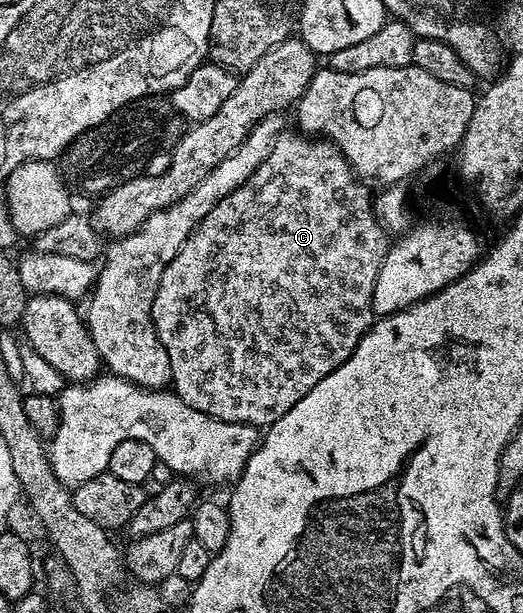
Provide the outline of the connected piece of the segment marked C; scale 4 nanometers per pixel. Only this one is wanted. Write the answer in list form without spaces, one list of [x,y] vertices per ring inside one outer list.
[[[282,133],[259,169],[255,169],[255,173],[251,173],[243,185],[239,185],[213,206],[207,217],[197,222],[197,228],[189,234],[179,253],[175,253],[173,260],[163,269],[153,302],[153,324],[171,361],[171,387],[175,394],[187,405],[191,405],[191,409],[199,409],[199,413],[207,413],[228,423],[246,423],[258,429],[268,428],[269,424],[279,421],[279,417],[303,401],[303,397],[307,397],[307,393],[311,393],[311,389],[315,389],[323,377],[339,369],[339,365],[346,363],[351,353],[355,353],[359,341],[375,322],[372,308],[375,277],[379,277],[385,252],[391,246],[389,241],[385,241],[385,228],[374,214],[375,207],[371,195],[369,199],[368,189],[364,187],[366,184],[355,177],[344,153],[324,137],[296,134]]]

